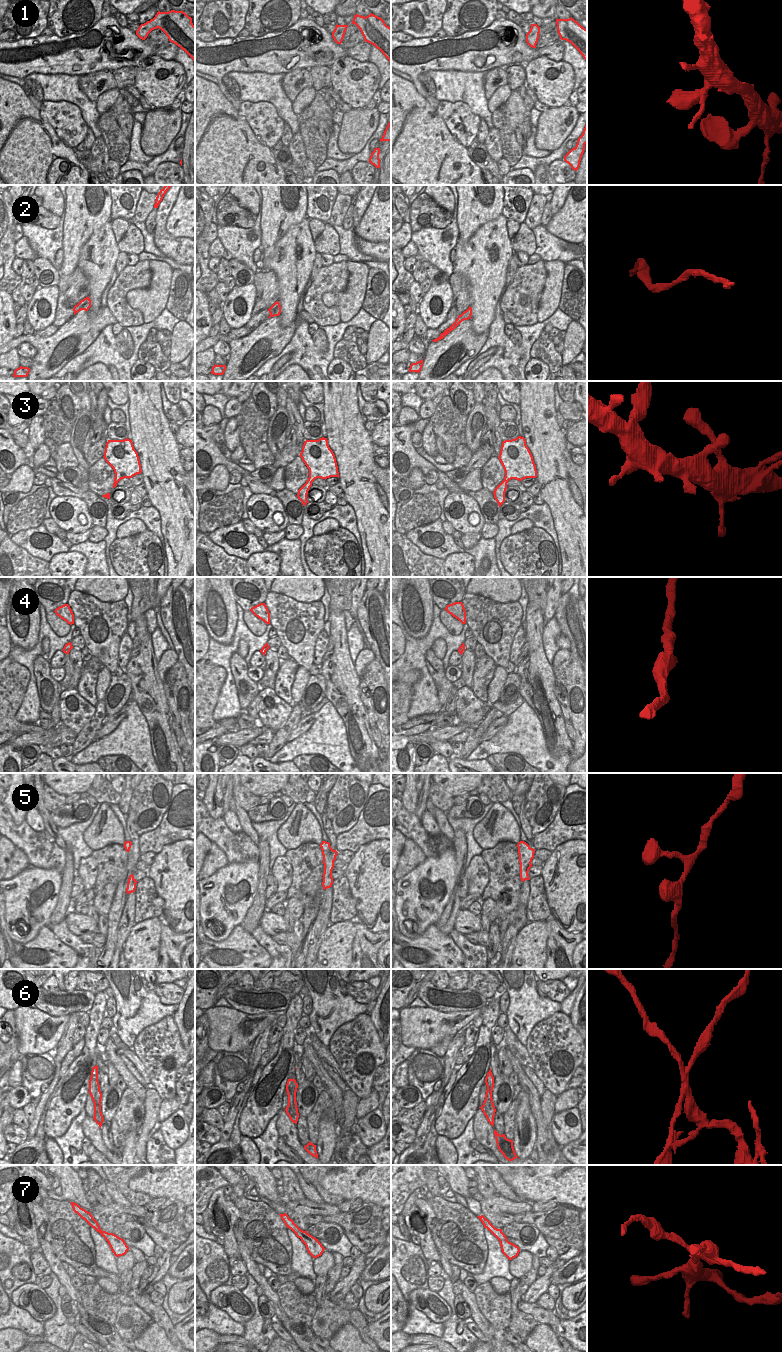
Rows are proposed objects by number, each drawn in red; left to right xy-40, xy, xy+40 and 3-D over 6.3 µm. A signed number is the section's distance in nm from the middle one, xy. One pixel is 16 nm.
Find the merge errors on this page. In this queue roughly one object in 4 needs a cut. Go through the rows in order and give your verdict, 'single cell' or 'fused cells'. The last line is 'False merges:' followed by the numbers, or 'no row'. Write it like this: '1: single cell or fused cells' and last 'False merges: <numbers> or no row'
1: single cell
2: single cell
3: single cell
4: single cell
5: single cell
6: fused cells
7: single cell
False merges: 6

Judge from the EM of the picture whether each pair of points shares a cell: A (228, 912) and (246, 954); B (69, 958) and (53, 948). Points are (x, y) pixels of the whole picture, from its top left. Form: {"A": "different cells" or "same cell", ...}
{"A": "different cells", "B": "same cell"}

